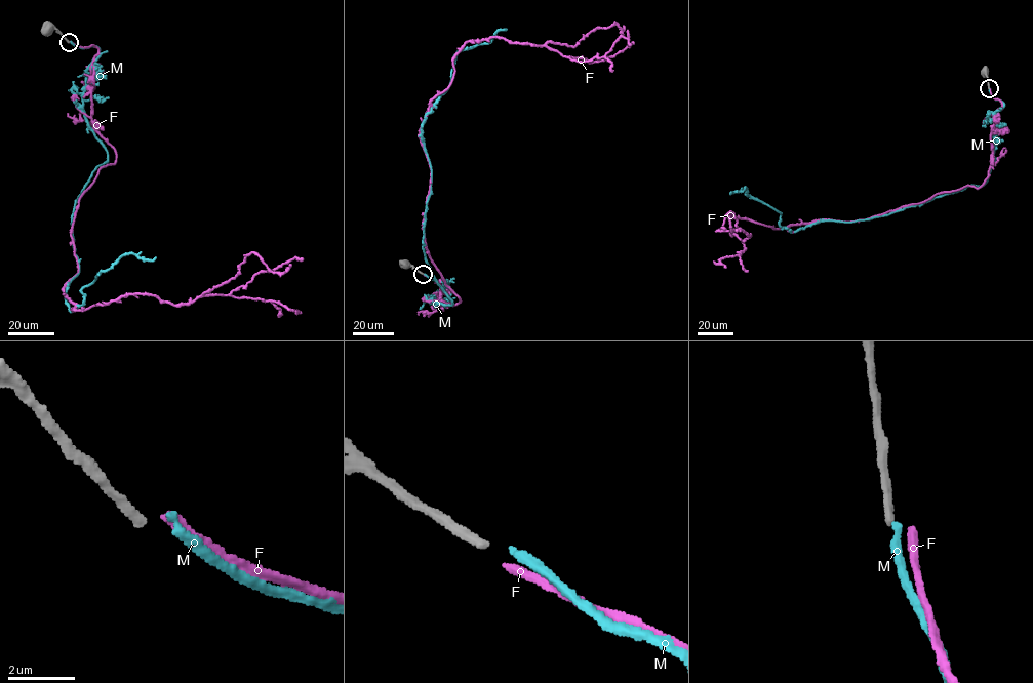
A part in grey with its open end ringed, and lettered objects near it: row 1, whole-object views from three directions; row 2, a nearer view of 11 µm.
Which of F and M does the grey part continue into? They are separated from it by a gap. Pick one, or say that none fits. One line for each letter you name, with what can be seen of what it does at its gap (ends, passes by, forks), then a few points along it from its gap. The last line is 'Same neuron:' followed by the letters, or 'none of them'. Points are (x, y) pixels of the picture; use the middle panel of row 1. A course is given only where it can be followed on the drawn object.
Same neuron: none of them

